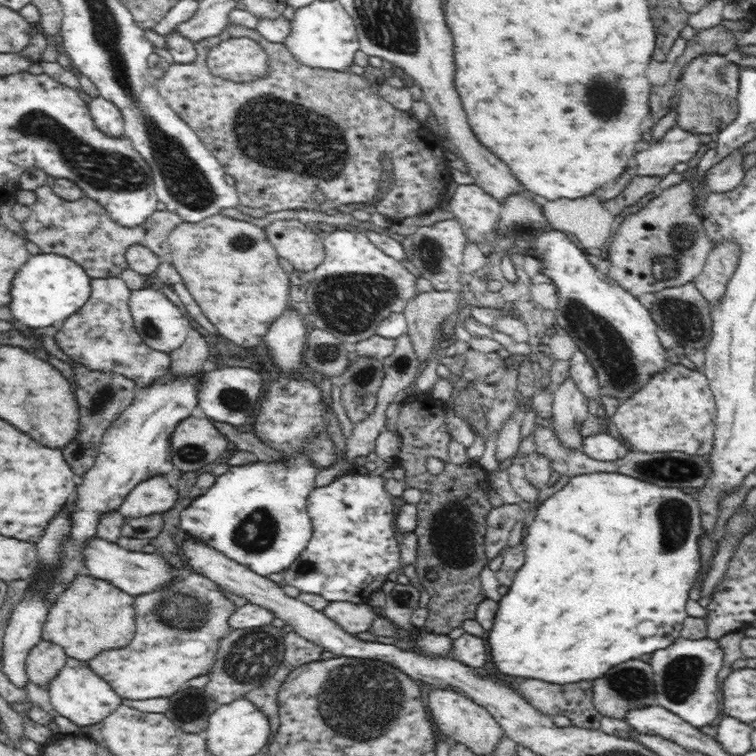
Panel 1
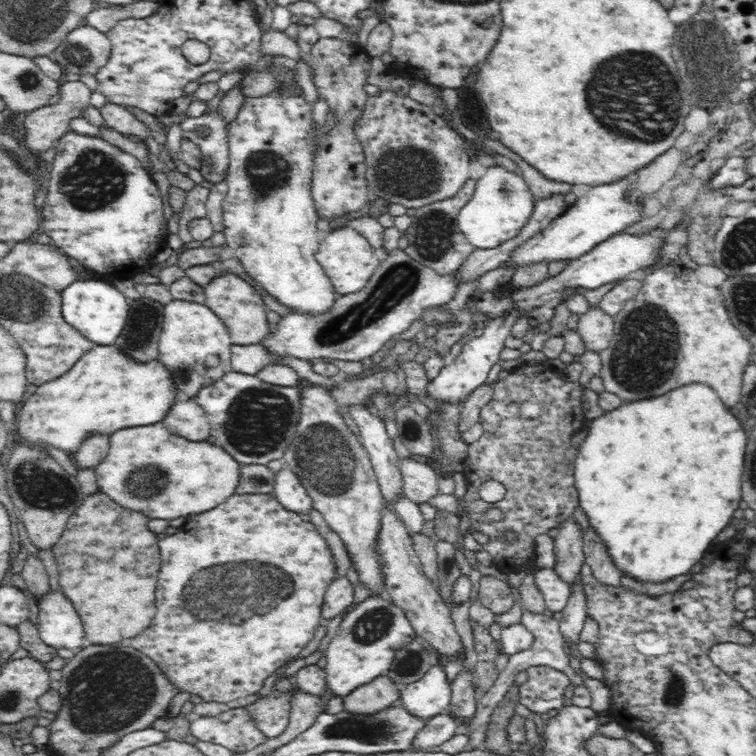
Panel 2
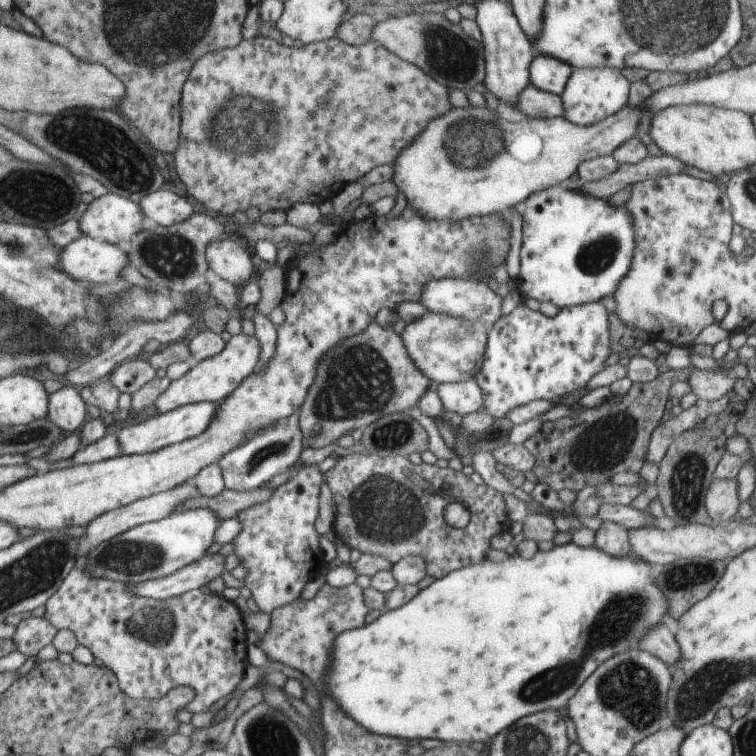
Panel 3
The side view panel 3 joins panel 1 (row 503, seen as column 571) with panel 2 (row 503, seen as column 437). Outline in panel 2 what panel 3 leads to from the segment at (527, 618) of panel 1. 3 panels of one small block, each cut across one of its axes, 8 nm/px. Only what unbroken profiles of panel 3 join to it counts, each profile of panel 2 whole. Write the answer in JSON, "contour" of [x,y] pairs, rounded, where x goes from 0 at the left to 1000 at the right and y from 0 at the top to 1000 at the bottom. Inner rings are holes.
{"contour":[[[913,508],[905,513],[894,513],[873,526],[833,530],[823,534],[807,545],[779,558],[779,573],[763,593],[765,601],[759,612],[759,643],[763,647],[766,669],[776,683],[779,697],[791,708],[794,717],[800,722],[800,729],[811,749],[821,759],[832,762],[852,772],[873,772],[881,767],[889,767],[892,762],[899,762],[911,757],[918,746],[926,743],[931,730],[939,725],[939,720],[947,714],[947,709],[960,698],[960,693],[968,689],[968,681],[979,669],[979,630],[984,619],[984,590],[987,590],[987,574],[976,556],[958,540],[954,525],[931,508]]]}

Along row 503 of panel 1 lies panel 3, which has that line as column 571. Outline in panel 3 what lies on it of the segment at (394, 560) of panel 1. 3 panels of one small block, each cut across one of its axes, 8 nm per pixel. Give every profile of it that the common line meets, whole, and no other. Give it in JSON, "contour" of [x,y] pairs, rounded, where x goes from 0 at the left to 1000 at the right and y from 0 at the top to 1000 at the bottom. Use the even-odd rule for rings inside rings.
{"contour":[[[792,399],[739,409],[731,421],[722,421],[713,411],[705,413],[693,405],[683,406],[671,418],[664,418],[647,431],[648,442],[639,474],[638,489],[627,499],[639,517],[639,542],[649,552],[663,554],[673,541],[702,532],[729,530],[758,516],[769,516],[798,485],[798,476],[806,468],[803,418]]]}

